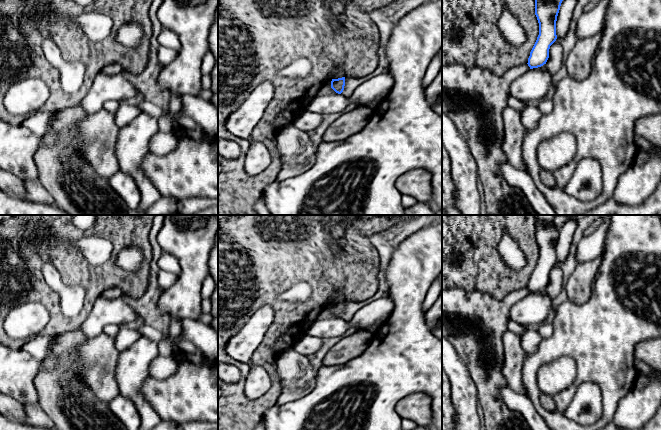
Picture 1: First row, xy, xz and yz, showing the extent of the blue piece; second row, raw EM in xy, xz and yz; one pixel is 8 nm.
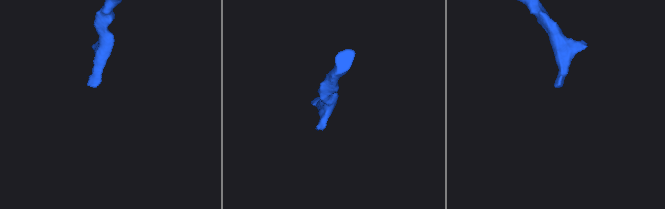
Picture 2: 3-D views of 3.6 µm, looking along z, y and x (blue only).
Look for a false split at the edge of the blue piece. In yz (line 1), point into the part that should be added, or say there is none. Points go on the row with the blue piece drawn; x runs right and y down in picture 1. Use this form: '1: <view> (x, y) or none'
1: none

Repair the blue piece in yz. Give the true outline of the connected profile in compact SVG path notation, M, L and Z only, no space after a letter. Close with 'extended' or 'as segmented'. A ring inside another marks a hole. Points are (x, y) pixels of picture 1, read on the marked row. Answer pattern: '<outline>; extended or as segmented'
M535 0L535 15L539 23L539 35L530 52L530 69L546 64L550 46L556 41L556 21L563 0Z; as segmented

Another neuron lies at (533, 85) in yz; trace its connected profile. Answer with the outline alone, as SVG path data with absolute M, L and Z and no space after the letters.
M529 69L510 85L510 95L521 101L541 101L551 85L550 74L543 70Z

